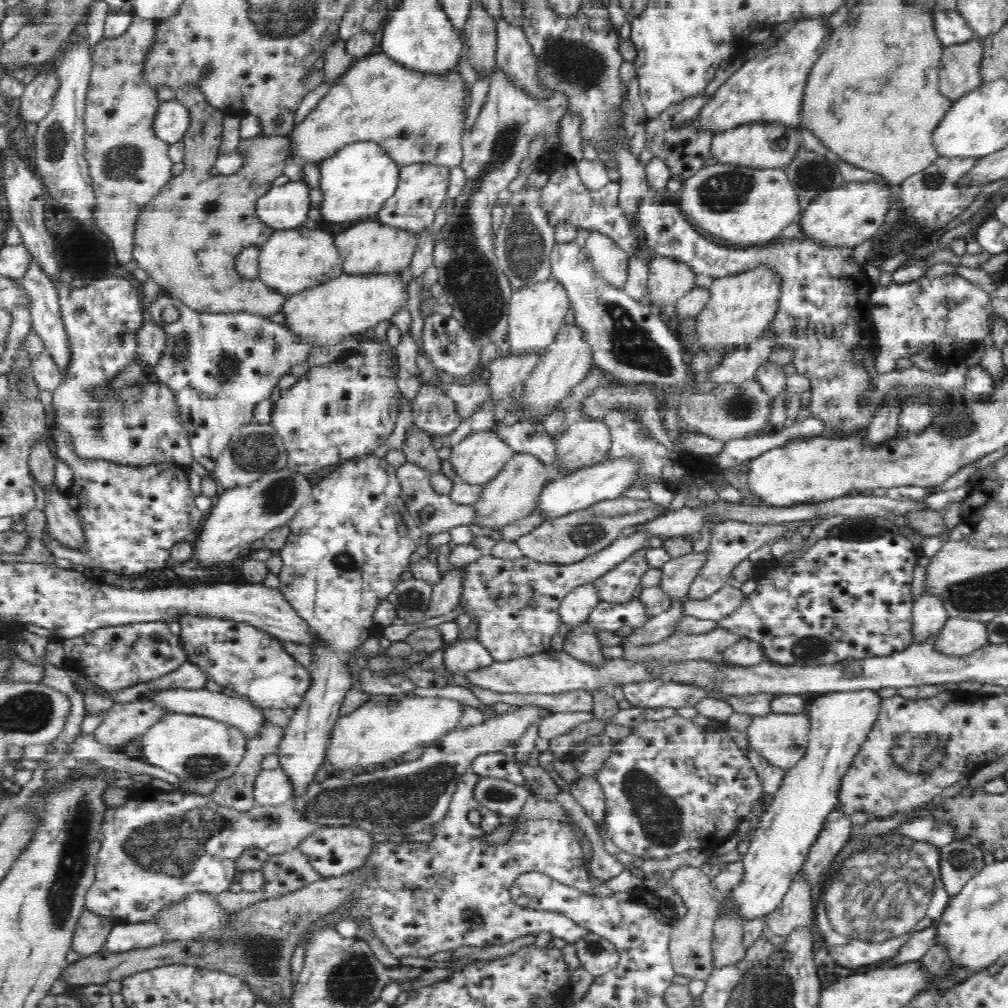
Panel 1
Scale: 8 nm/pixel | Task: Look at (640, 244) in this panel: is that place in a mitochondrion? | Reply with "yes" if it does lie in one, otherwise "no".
no

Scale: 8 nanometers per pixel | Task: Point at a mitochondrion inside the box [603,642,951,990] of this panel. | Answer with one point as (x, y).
(886, 885)

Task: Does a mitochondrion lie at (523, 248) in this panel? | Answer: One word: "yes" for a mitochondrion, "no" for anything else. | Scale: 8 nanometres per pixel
yes

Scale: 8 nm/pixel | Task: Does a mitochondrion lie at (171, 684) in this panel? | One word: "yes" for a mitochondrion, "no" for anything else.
no

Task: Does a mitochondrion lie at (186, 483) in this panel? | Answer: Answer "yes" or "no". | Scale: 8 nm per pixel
no

